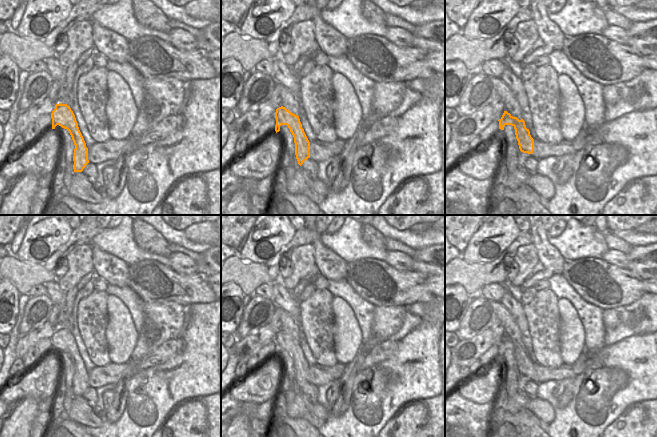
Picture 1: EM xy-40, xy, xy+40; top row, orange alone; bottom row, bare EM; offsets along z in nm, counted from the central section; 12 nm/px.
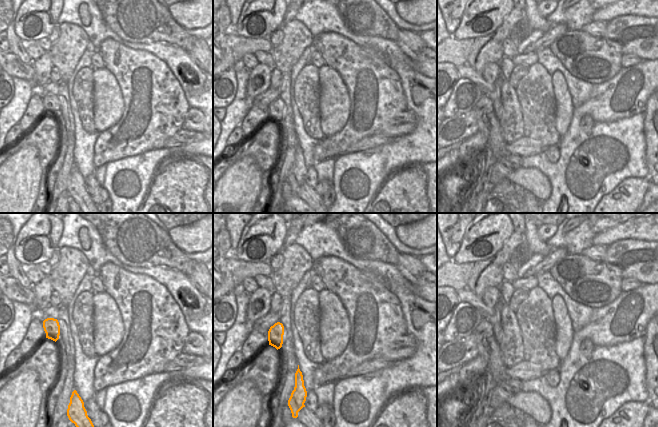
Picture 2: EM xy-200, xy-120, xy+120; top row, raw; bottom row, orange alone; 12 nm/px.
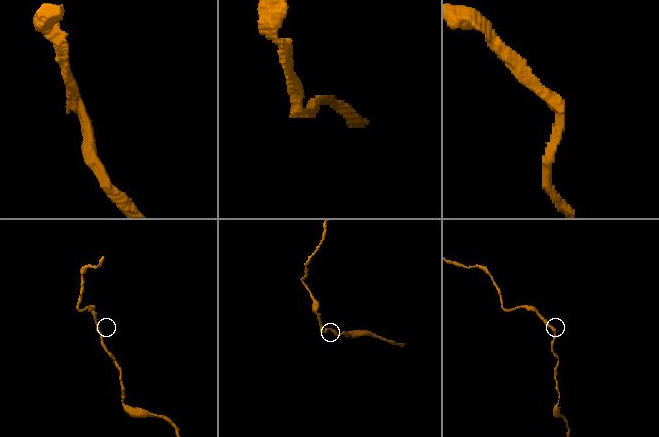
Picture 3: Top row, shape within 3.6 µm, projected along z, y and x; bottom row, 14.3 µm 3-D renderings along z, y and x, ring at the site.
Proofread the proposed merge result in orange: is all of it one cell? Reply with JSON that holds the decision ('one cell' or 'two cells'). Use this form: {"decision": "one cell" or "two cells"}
{"decision": "two cells"}

